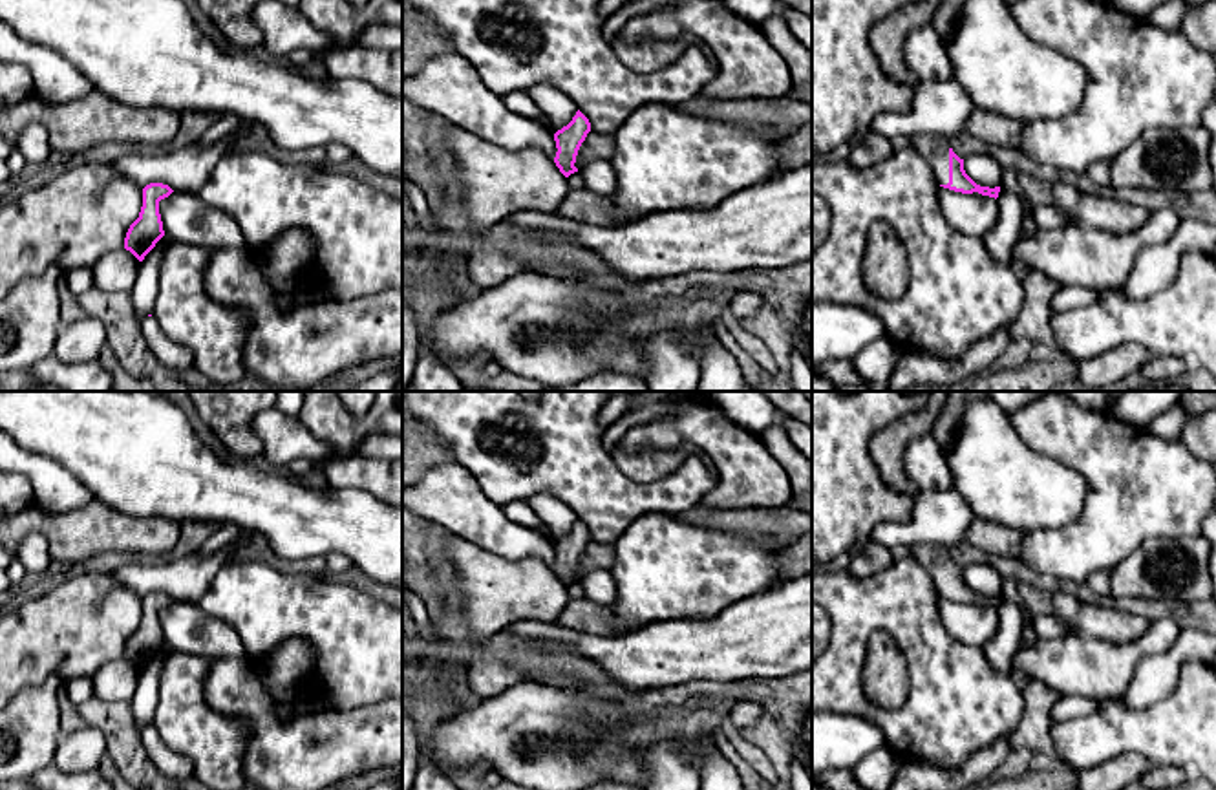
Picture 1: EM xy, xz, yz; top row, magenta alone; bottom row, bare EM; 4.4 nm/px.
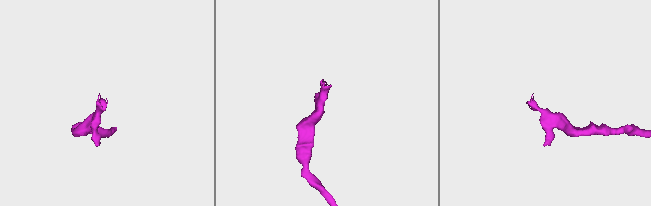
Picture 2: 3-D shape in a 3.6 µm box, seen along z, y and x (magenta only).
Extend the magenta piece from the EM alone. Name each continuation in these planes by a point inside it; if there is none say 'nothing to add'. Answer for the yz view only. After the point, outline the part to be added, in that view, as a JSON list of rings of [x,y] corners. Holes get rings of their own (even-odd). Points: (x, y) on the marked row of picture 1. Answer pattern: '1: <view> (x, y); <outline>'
1: yz (935, 149); [[[923,133],[916,139],[920,155],[929,163],[940,185],[949,183],[949,139],[944,135]]]

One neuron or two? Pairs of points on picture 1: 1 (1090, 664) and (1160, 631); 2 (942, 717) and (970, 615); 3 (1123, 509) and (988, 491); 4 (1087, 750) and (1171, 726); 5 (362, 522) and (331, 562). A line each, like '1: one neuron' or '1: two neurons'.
1: one neuron
2: two neurons
3: two neurons
4: one neuron
5: two neurons

